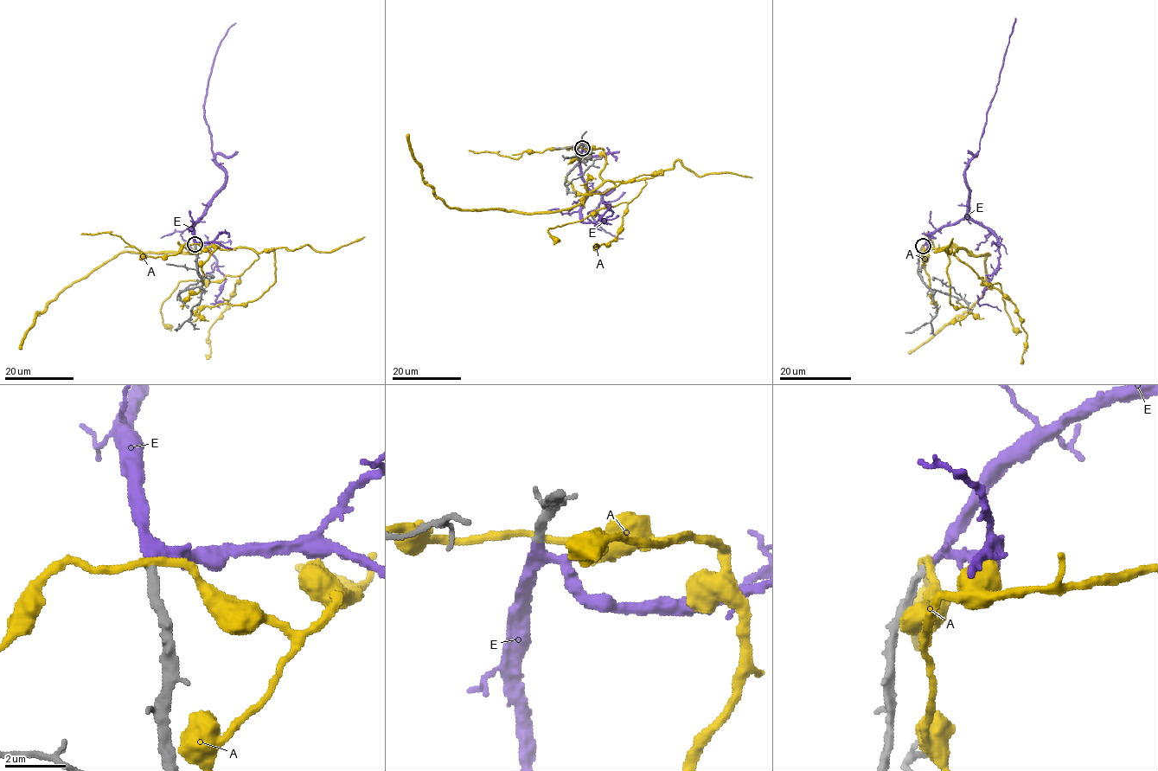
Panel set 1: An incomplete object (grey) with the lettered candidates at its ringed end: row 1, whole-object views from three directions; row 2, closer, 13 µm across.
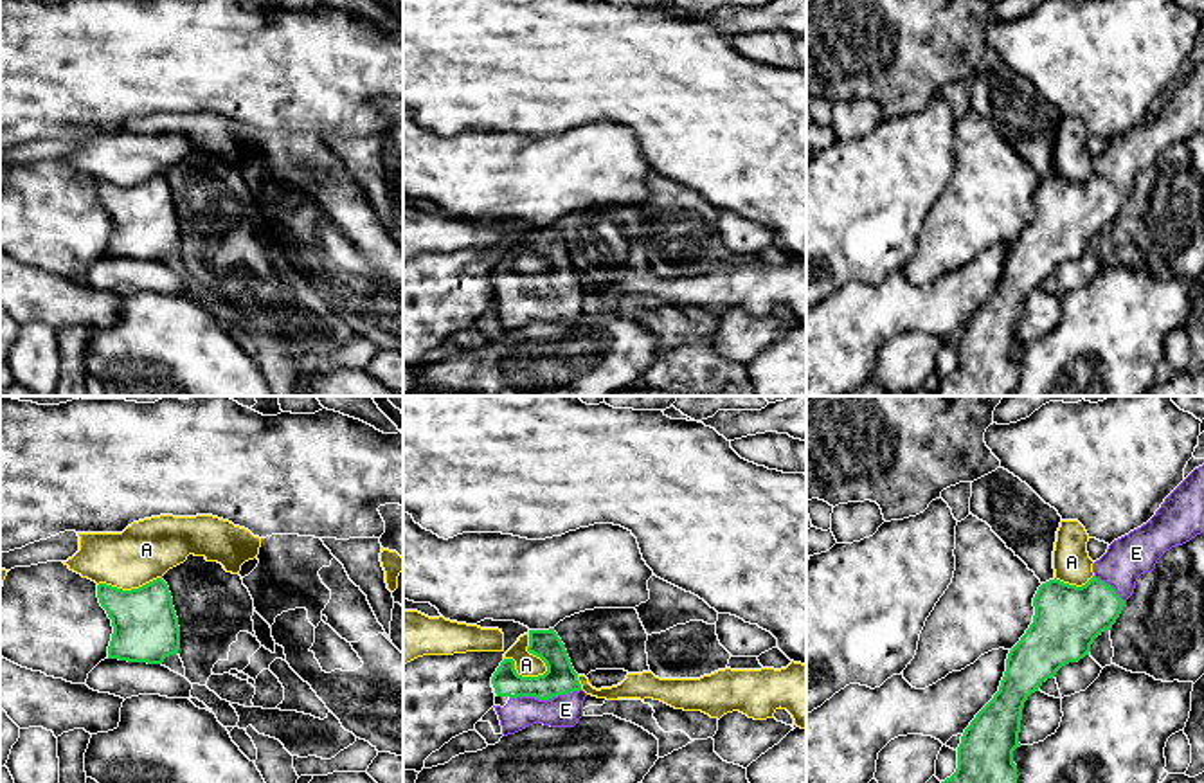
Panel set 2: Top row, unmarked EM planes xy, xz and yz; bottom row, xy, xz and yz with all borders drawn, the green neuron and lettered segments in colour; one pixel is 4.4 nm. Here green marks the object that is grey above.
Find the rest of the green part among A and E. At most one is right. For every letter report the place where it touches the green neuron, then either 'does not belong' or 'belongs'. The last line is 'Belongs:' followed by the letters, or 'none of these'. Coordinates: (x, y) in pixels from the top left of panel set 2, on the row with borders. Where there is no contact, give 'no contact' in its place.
A: xz (542, 659) | does not belong
E: xz (544, 699) | belongs
Belongs: E

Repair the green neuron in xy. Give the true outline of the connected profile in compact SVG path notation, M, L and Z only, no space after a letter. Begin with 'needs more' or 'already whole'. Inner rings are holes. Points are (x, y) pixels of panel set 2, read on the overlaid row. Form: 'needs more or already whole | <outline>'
already whole | M162 578L131 590L99 583L97 598L113 626L108 659L162 664L178 653L178 617Z

